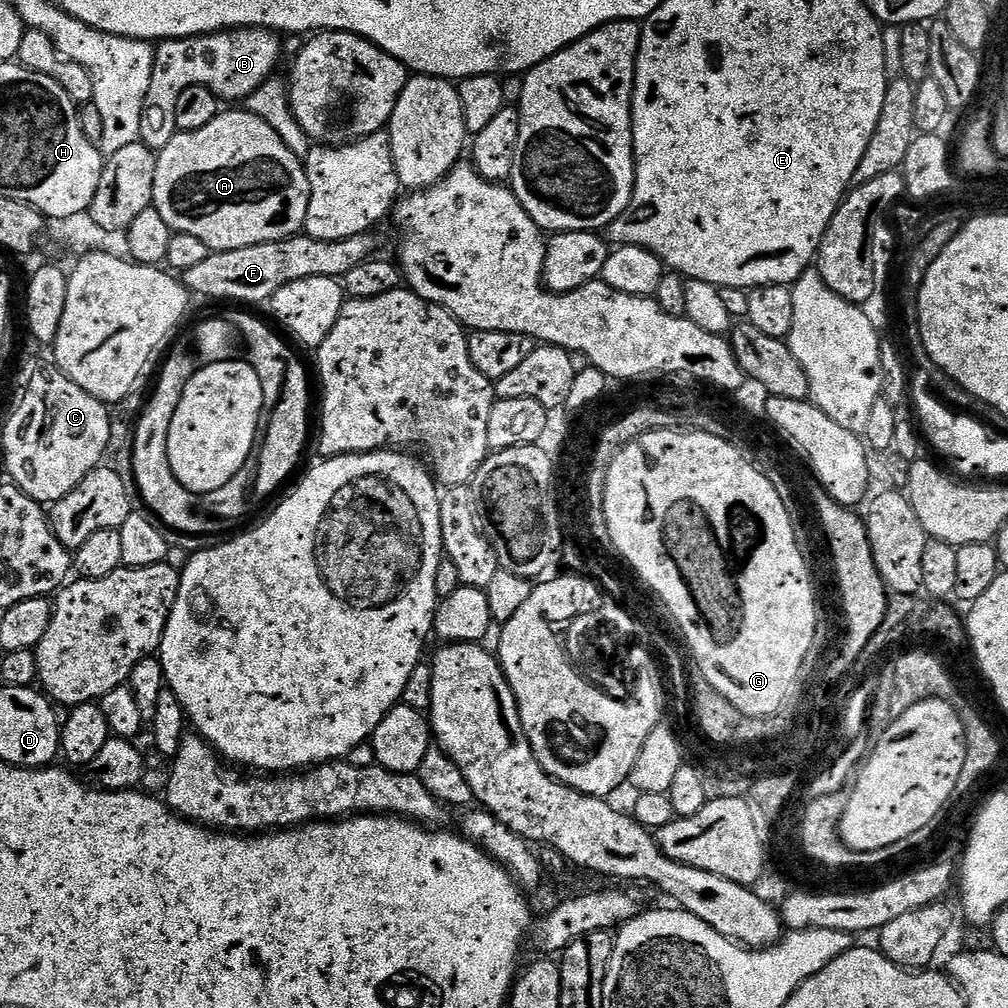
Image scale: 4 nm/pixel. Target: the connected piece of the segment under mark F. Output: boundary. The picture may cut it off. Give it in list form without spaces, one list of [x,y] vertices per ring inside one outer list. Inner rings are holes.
[[[363,232],[345,240],[319,240],[297,234],[278,242],[262,242],[242,250],[212,252],[182,274],[182,283],[189,293],[209,296],[212,300],[241,300],[244,304],[271,301],[282,286],[302,282],[302,278],[340,280],[358,262],[369,259],[376,248],[375,235]]]

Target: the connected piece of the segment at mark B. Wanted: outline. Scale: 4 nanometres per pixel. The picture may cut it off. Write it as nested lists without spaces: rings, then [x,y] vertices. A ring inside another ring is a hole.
[[[233,28],[210,32],[206,36],[187,36],[177,40],[162,40],[155,45],[156,57],[150,74],[150,90],[142,102],[139,143],[156,150],[161,147],[160,127],[172,124],[178,94],[186,86],[206,86],[221,101],[244,102],[252,91],[274,76],[280,60],[280,40],[277,33],[266,28]]]

